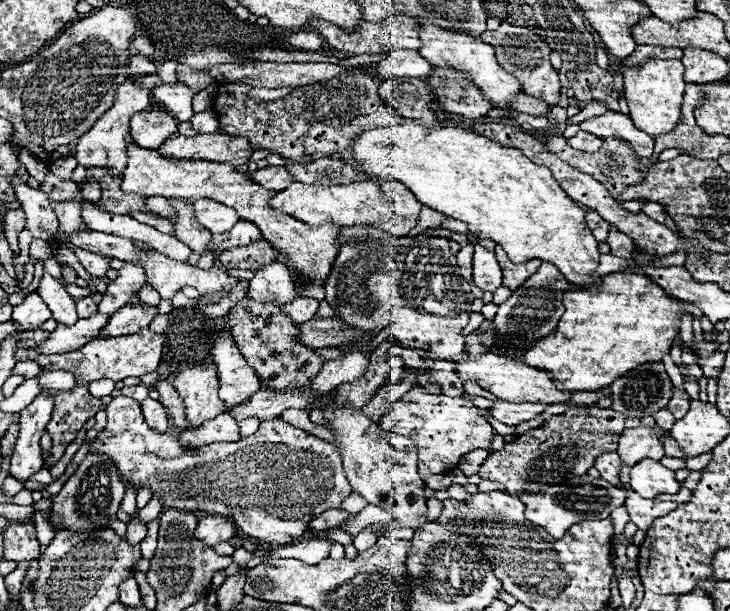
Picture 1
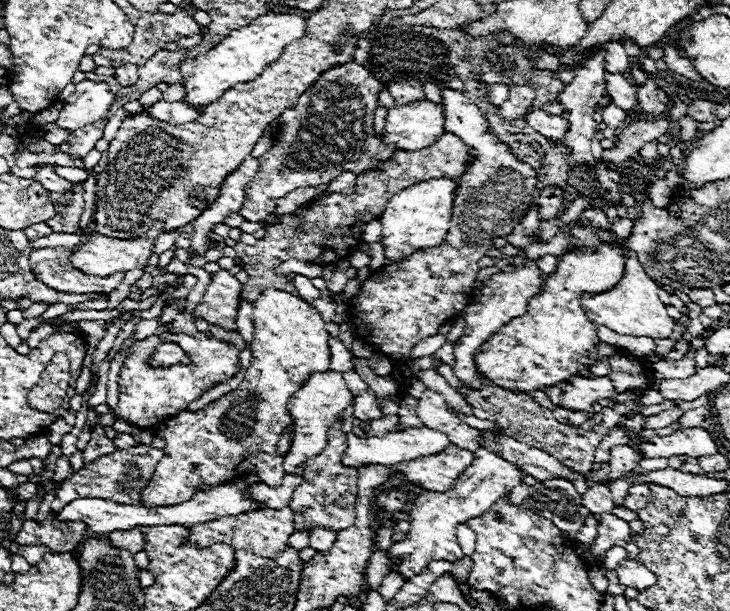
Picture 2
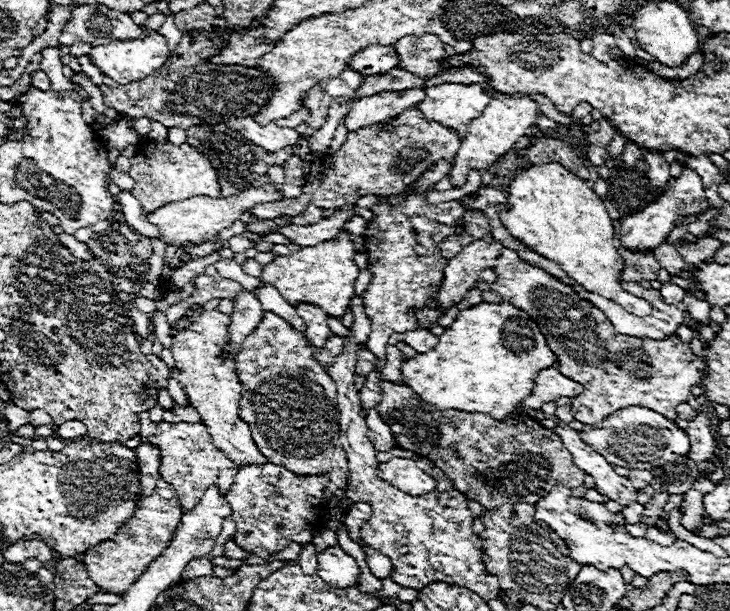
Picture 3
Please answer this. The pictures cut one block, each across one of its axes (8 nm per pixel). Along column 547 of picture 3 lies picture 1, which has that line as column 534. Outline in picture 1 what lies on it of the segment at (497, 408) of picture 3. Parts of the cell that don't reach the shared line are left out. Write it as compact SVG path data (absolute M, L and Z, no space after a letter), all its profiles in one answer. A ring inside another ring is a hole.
M614 272L602 278L600 288L578 288L568 290L563 294L564 316L560 318L556 330L546 338L538 338L532 346L524 348L522 354L514 354L516 360L522 360L524 364L530 364L534 368L542 368L544 372L550 372L550 376L560 390L564 392L596 392L606 386L610 386L618 376L628 374L638 364L662 360L664 354L670 352L672 340L678 334L680 316L686 312L696 312L692 304L680 304L678 300L666 296L658 284L654 284L648 276L636 274L636 272Z

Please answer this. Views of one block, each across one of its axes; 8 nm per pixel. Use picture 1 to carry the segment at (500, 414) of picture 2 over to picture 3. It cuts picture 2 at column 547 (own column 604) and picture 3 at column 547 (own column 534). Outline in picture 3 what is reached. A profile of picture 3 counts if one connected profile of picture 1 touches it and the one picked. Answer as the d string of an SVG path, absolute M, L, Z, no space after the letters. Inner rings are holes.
M382 382L382 396L382 404L378 404L376 410L390 424L398 448L414 450L418 456L426 456L438 464L438 468L450 476L456 490L480 502L484 508L518 504L518 500L534 504L540 500L542 490L548 492L554 484L564 484L566 488L584 484L586 472L574 464L560 436L540 426L528 414L494 420L480 412L438 410L408 386L392 382Z

